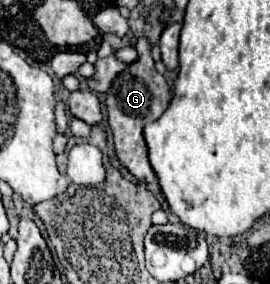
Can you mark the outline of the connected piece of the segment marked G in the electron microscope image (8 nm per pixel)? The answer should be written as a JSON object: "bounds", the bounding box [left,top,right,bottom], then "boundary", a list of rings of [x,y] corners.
{"bounds":[106,38,172,184],"boundary":[[[138,38],[136,50],[140,54],[140,60],[136,64],[130,64],[128,66],[130,70],[122,72],[114,80],[114,84],[106,96],[106,110],[108,110],[108,124],[114,134],[114,146],[116,146],[118,160],[140,182],[150,184],[150,182],[156,182],[156,172],[152,170],[150,160],[148,160],[148,146],[144,142],[144,126],[148,122],[158,120],[164,114],[164,110],[170,106],[172,92],[164,80],[164,76],[158,74],[154,68],[154,60],[150,56],[150,44],[146,38]]]}

